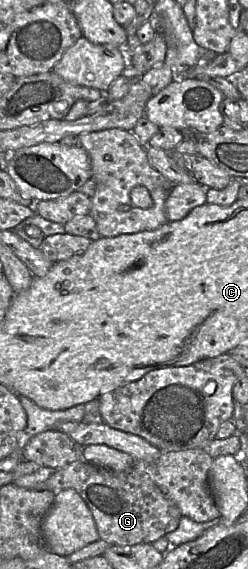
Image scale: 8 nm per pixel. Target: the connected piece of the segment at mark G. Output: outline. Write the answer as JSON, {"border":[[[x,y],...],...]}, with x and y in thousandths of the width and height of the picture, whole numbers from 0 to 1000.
{"border":[[[343,810],[294,812],[230,826],[165,859],[222,868],[298,859],[363,893],[403,946],[444,960],[552,958],[633,951],[714,930],[726,895],[593,835],[532,822],[464,828]]]}

